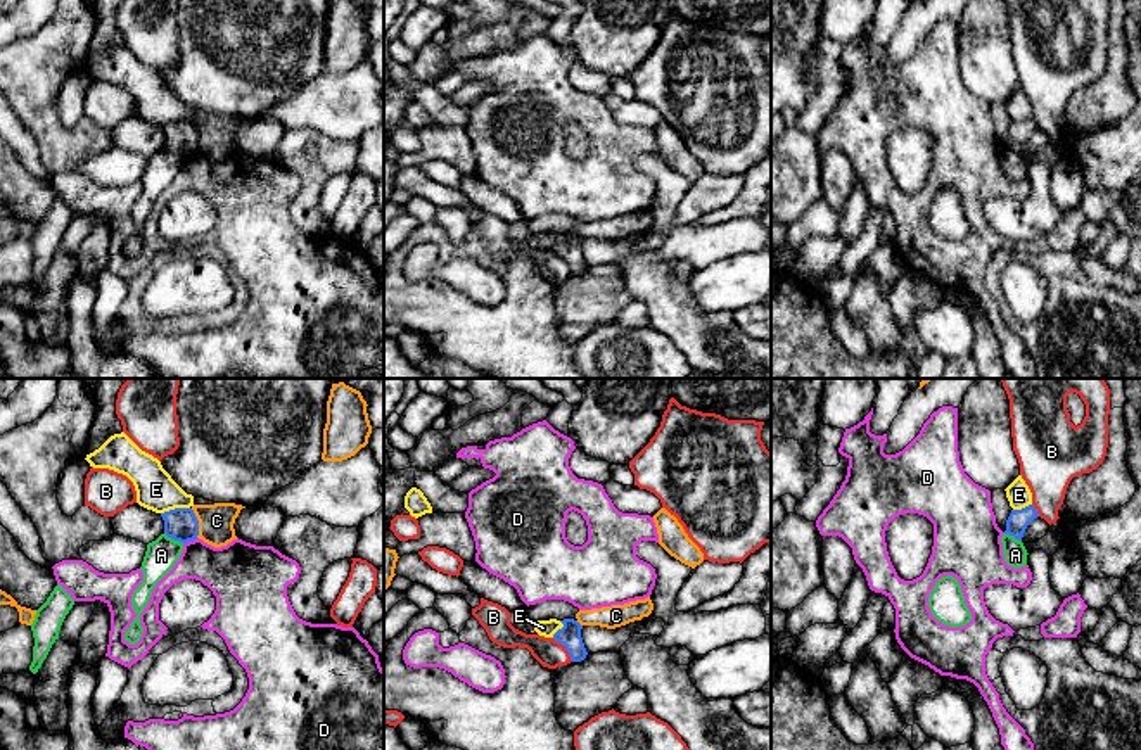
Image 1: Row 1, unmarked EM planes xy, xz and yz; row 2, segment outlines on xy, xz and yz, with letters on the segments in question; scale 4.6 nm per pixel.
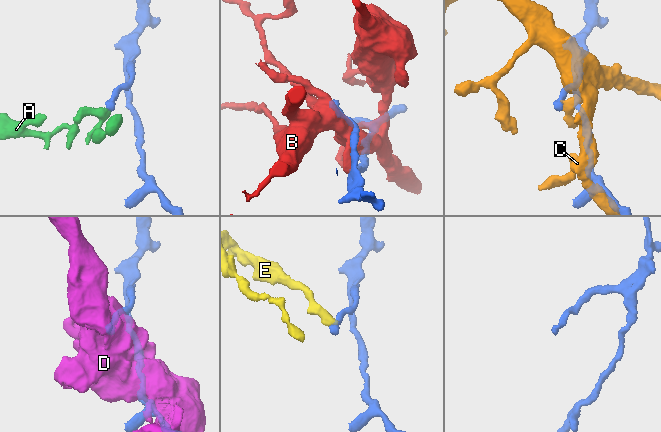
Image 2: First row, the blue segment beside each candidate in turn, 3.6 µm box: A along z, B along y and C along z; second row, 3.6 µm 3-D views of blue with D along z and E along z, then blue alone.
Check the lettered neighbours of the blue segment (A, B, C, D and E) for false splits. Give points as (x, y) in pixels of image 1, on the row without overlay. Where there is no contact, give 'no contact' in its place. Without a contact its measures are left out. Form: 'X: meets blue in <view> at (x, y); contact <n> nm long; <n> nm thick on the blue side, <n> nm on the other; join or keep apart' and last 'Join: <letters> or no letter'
A: meets blue in xy at (175, 152); contact 110 nm long; 160 nm thick on the blue side, 150 nm on the other; keep apart
B: meets blue in xz at (566, 261); contact 150 nm long; 100 nm thick on the blue side, 130 nm on the other; keep apart
C: meets blue in xy at (197, 135); contact 140 nm long; 160 nm thick on the blue side, 160 nm on the other; keep apart
D: meets blue in xy at (191, 152); contact 80 nm long; 160 nm thick on the blue side, 260 nm on the other; keep apart
E: meets blue in xy at (175, 121); contact 140 nm long; 160 nm thick on the blue side, 180 nm on the other; keep apart
Join: no letter

